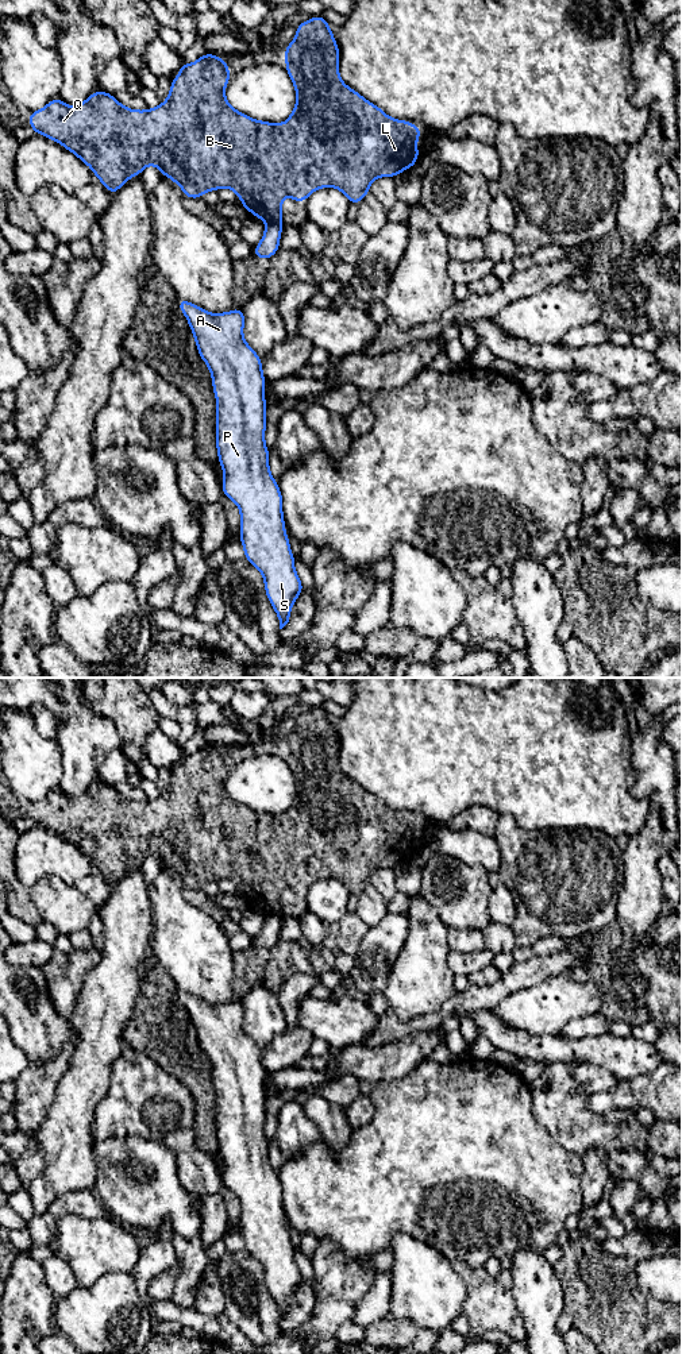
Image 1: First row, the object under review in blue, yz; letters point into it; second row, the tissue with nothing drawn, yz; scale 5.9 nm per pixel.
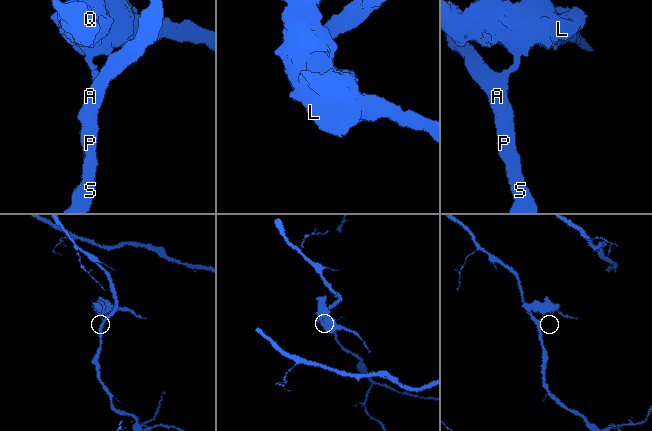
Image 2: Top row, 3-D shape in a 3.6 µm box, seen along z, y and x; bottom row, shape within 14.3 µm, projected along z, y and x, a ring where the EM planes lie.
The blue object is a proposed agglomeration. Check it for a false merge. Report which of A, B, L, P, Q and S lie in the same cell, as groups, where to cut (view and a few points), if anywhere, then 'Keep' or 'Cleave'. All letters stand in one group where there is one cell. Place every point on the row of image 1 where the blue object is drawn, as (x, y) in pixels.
Groups: A P S / B L Q. Split along yz (266, 222), (281, 224). Cleave

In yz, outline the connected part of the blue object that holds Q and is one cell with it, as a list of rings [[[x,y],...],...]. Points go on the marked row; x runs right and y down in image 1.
[[[315,16],[297,26],[296,36],[285,47],[286,72],[296,88],[297,103],[285,123],[274,124],[254,120],[234,109],[226,99],[224,88],[230,82],[230,69],[224,59],[205,53],[196,62],[182,62],[180,73],[172,81],[165,103],[157,108],[136,111],[122,105],[113,94],[104,90],[92,94],[80,105],[69,107],[58,97],[28,116],[35,134],[41,134],[72,151],[95,173],[105,189],[113,194],[123,184],[139,175],[147,165],[155,165],[162,175],[178,184],[189,198],[201,198],[205,192],[220,188],[232,189],[242,200],[242,207],[255,217],[271,224],[282,224],[282,198],[290,196],[297,204],[320,188],[339,189],[351,204],[359,204],[370,192],[370,184],[378,177],[396,177],[412,169],[423,154],[417,151],[417,138],[423,131],[411,120],[389,117],[348,88],[339,77],[339,49],[330,23]]]

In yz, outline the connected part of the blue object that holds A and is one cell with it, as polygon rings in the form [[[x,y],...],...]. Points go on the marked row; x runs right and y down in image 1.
[[[178,298],[178,308],[185,315],[200,358],[211,375],[216,409],[216,448],[223,467],[223,494],[240,510],[240,543],[244,558],[257,567],[265,580],[265,591],[274,607],[280,629],[290,620],[290,609],[304,586],[294,570],[294,556],[285,532],[282,494],[269,470],[269,450],[265,444],[266,429],[266,379],[258,354],[243,339],[246,317],[242,308],[226,313],[208,313],[205,309]]]

